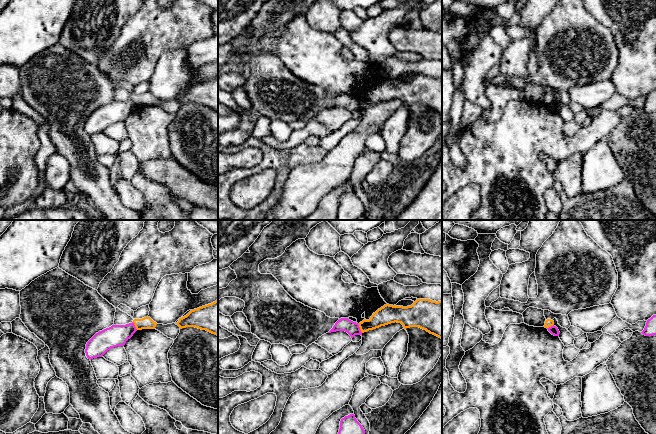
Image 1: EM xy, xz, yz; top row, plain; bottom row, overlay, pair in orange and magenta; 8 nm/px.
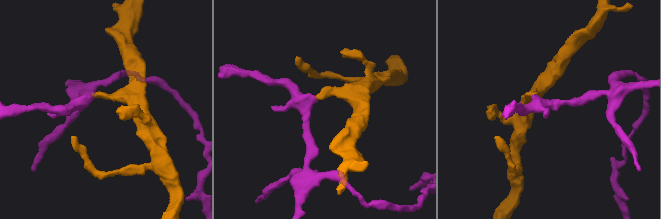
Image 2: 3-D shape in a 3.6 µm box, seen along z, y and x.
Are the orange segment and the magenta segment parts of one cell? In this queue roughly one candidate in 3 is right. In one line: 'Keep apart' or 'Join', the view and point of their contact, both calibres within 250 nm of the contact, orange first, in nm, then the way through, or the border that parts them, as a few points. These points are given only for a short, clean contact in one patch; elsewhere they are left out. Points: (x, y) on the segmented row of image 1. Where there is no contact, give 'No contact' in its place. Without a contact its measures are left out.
Keep apart. Touches orange at xz (360, 328). Thickness 150 nm (orange) against 110 nm. Boundary: xz (358, 324), (362, 332)

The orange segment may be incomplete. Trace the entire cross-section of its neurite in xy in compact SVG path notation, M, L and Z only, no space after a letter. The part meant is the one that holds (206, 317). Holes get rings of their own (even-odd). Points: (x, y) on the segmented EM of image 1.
M218 299L211 304L191 310L179 319L177 325L180 329L195 327L218 336Z

